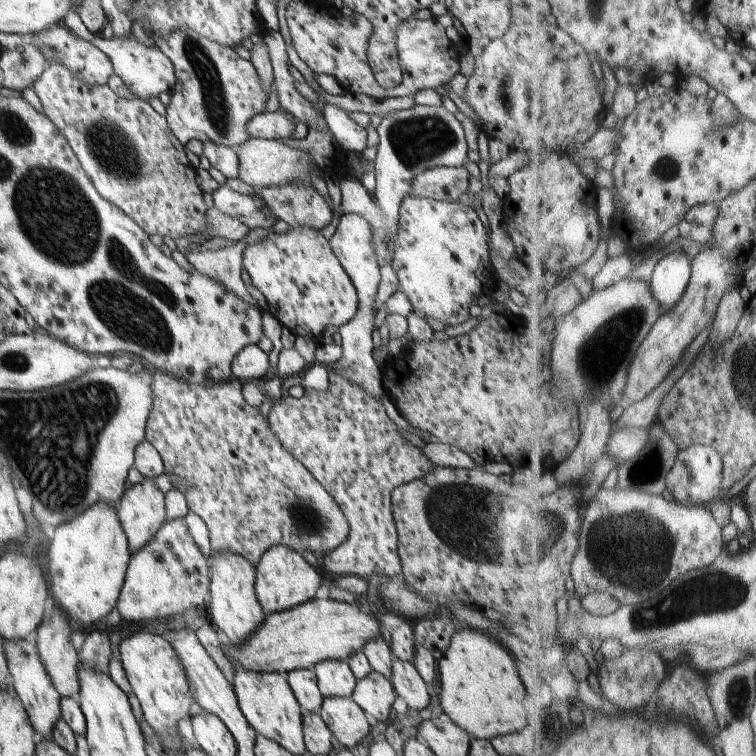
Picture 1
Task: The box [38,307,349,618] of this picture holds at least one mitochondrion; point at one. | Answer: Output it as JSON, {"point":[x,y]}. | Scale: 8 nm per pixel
{"point":[307,520]}

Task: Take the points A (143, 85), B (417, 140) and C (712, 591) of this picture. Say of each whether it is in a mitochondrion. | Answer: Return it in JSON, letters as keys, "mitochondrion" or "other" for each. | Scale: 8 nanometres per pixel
{"A":"other","B":"mitochondrion","C":"mitochondrion"}

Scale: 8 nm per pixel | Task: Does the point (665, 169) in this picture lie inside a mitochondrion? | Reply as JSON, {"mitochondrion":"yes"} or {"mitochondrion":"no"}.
{"mitochondrion":"yes"}

